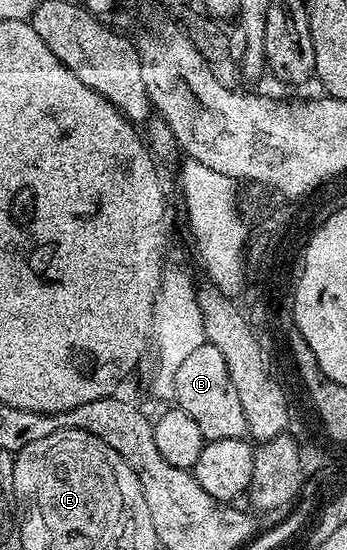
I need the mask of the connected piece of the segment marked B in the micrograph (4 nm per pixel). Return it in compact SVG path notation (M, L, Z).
M208 342L200 346L200 350L192 350L184 362L180 362L180 370L176 370L172 396L175 396L177 407L183 408L200 426L203 441L241 440L247 435L244 422L244 410L240 407L240 397L232 386L232 378L228 378L228 366L224 362L224 354L216 350Z

